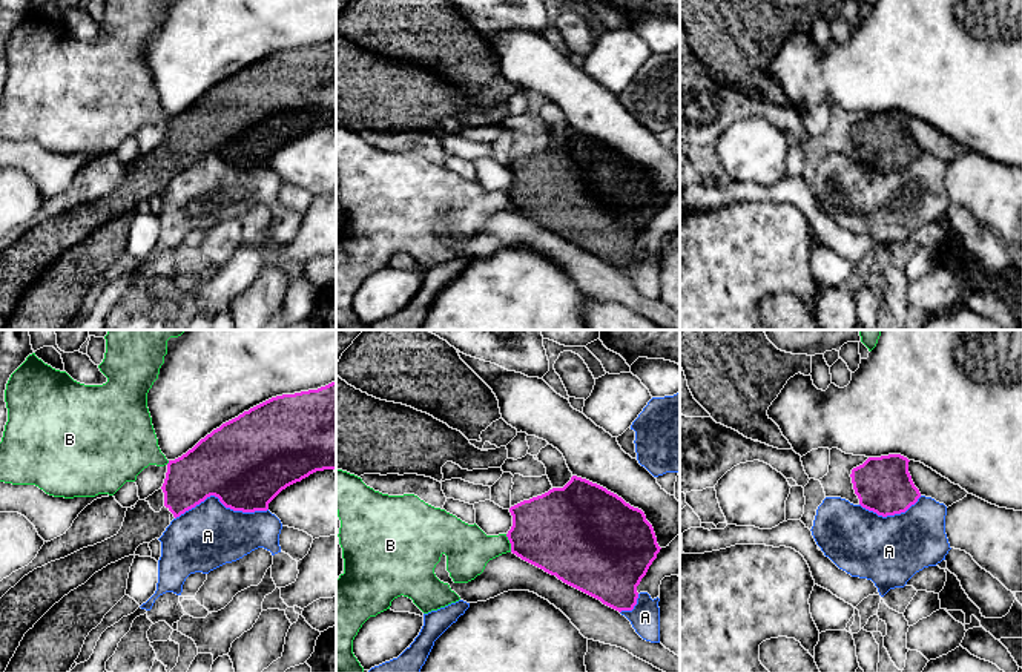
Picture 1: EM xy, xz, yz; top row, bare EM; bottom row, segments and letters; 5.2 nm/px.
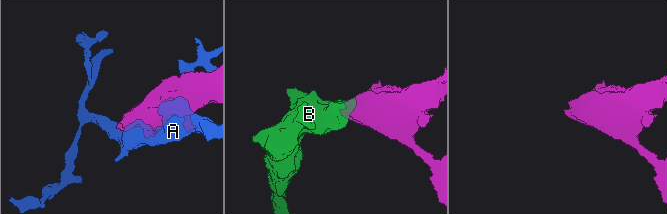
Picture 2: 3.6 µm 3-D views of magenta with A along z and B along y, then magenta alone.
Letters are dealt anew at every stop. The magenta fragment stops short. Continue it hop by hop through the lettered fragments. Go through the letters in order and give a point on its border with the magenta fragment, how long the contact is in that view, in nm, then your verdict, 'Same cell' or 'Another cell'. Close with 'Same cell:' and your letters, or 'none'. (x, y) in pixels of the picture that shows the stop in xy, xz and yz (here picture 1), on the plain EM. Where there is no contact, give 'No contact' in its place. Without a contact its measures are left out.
A: Touches magenta at xy (221, 158). Shared border 500 nm. Another cell
B: Touches magenta at xz (510, 198). Shared border 100 nm. Another cell
Same cell: none

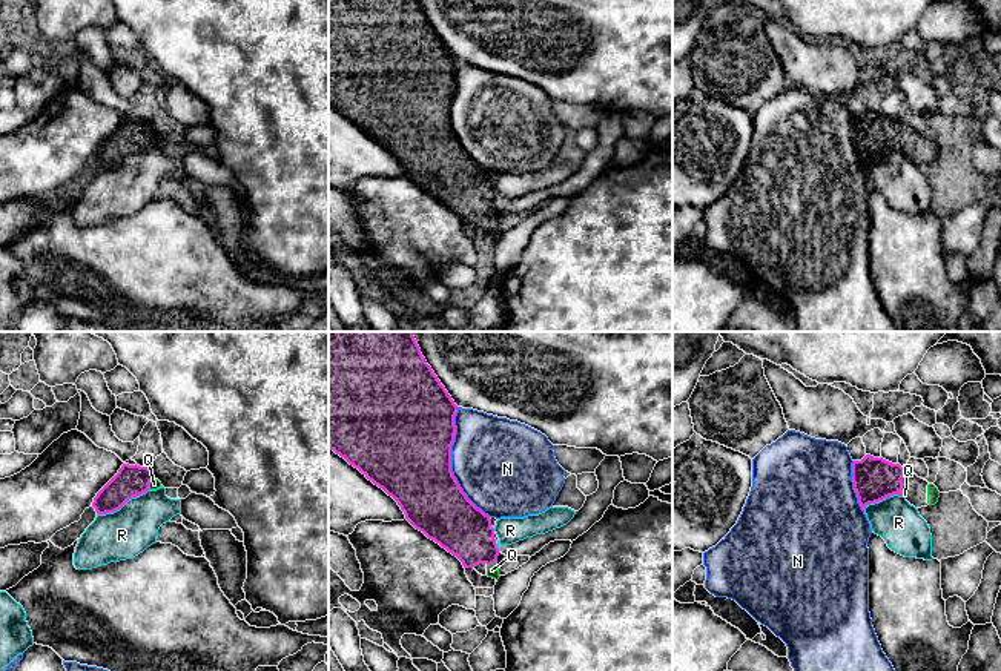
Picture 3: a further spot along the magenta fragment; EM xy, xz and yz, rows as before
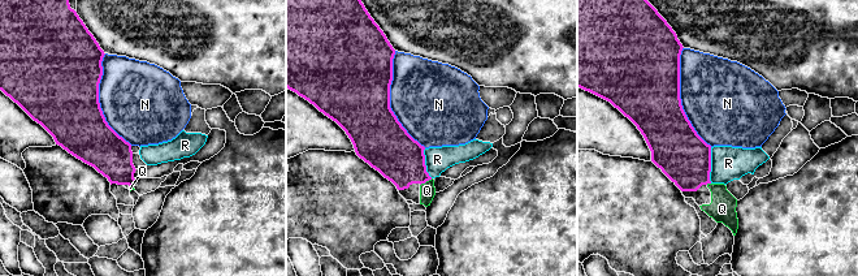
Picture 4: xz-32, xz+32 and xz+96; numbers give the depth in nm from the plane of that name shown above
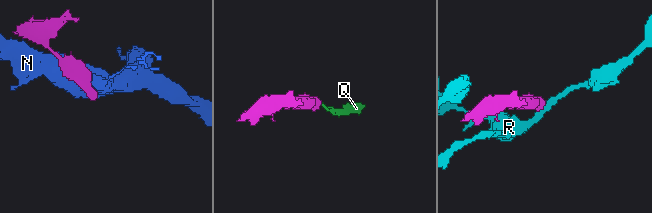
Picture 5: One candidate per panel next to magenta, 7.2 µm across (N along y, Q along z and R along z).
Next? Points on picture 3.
N: Touches magenta at xz (450, 120). Shared border 600 nm. Another cell
Q: Touches magenta at xz (492, 218). Shared border 60 nm. Same cell
R: Touches magenta at xy (122, 161). Shared border 300 nm. Another cell
Same cell: Q

